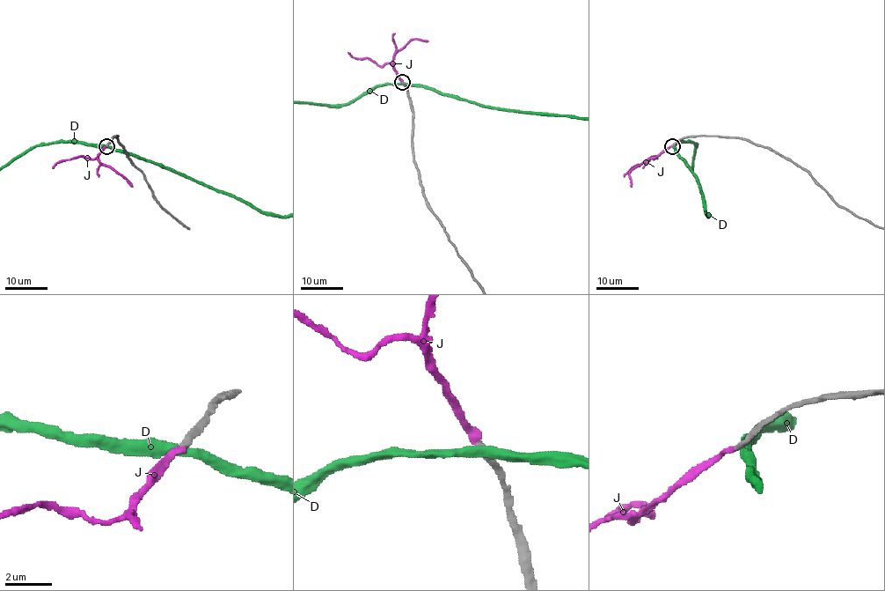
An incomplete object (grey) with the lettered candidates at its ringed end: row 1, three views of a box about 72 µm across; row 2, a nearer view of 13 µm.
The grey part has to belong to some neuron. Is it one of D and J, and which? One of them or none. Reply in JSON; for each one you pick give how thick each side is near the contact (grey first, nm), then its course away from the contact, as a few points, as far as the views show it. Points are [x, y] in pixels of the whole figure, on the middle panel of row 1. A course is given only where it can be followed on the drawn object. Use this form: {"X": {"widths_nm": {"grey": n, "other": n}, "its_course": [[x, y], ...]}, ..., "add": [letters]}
{"J": {"widths_nm": {"grey": 260, "other": 260}, "its_course": [[401, 83], [393, 64], [393, 56], [412, 40], [427, 41]]}, "add": ["J"]}

